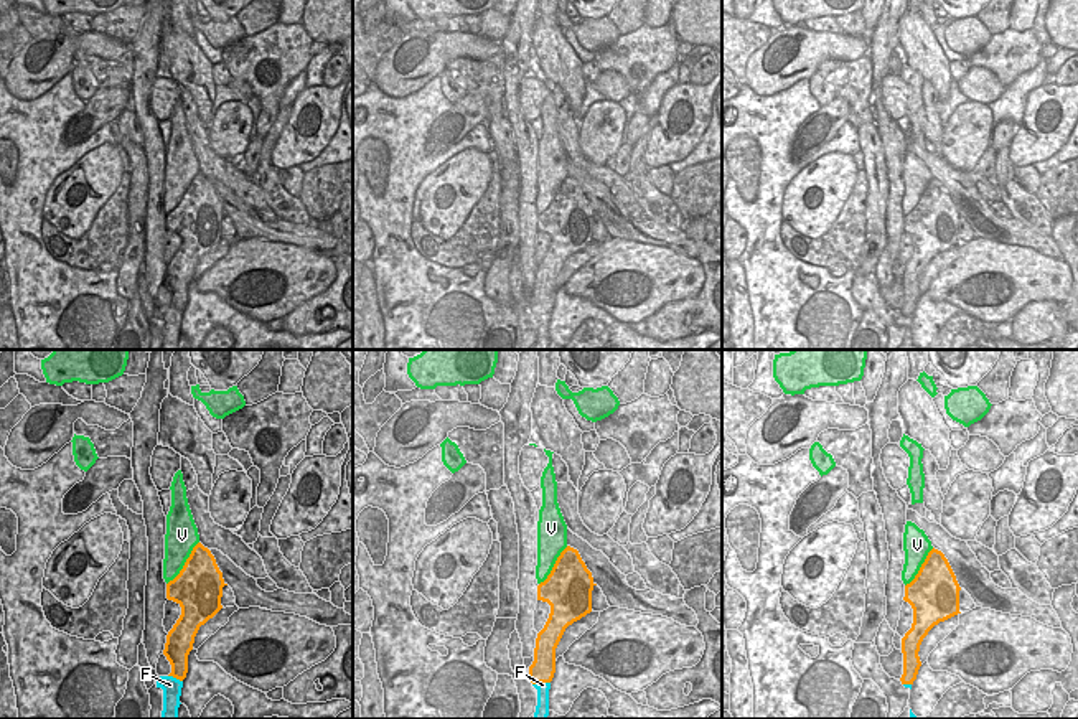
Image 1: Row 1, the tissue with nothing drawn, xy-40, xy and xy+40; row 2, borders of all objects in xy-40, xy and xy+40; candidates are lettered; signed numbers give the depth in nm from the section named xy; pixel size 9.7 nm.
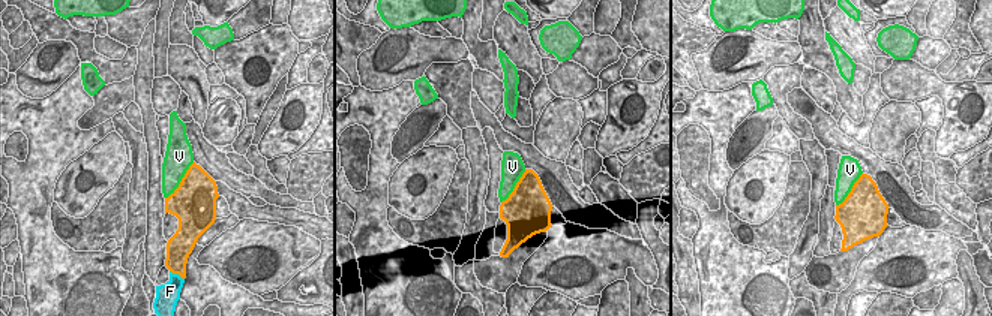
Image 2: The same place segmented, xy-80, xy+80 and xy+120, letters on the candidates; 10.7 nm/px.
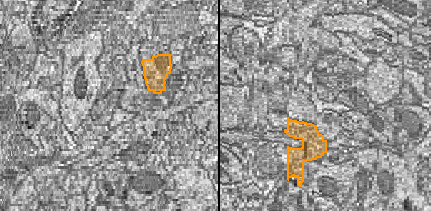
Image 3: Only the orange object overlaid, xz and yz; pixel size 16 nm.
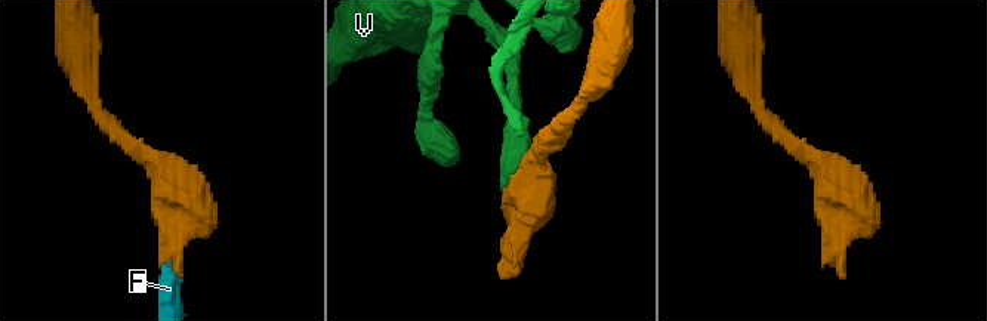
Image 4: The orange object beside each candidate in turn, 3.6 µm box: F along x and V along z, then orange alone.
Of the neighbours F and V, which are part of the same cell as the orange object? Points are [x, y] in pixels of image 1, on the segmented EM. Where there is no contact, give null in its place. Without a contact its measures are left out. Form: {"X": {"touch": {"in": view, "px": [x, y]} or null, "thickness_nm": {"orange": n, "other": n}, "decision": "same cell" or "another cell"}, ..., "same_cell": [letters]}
{"F": {"touch": {"in": "xy", "px": [541, 681]}, "thickness_nm": {"orange": 240, "other": 130}, "decision": "same cell"}, "V": {"touch": {"in": "xy-40", "px": [185, 563]}, "thickness_nm": {"orange": 460, "other": 300}, "decision": "another cell"}, "same_cell": ["F"]}

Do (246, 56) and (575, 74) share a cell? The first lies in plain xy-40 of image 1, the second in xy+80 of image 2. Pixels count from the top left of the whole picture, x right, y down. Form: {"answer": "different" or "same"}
{"answer": "different"}

